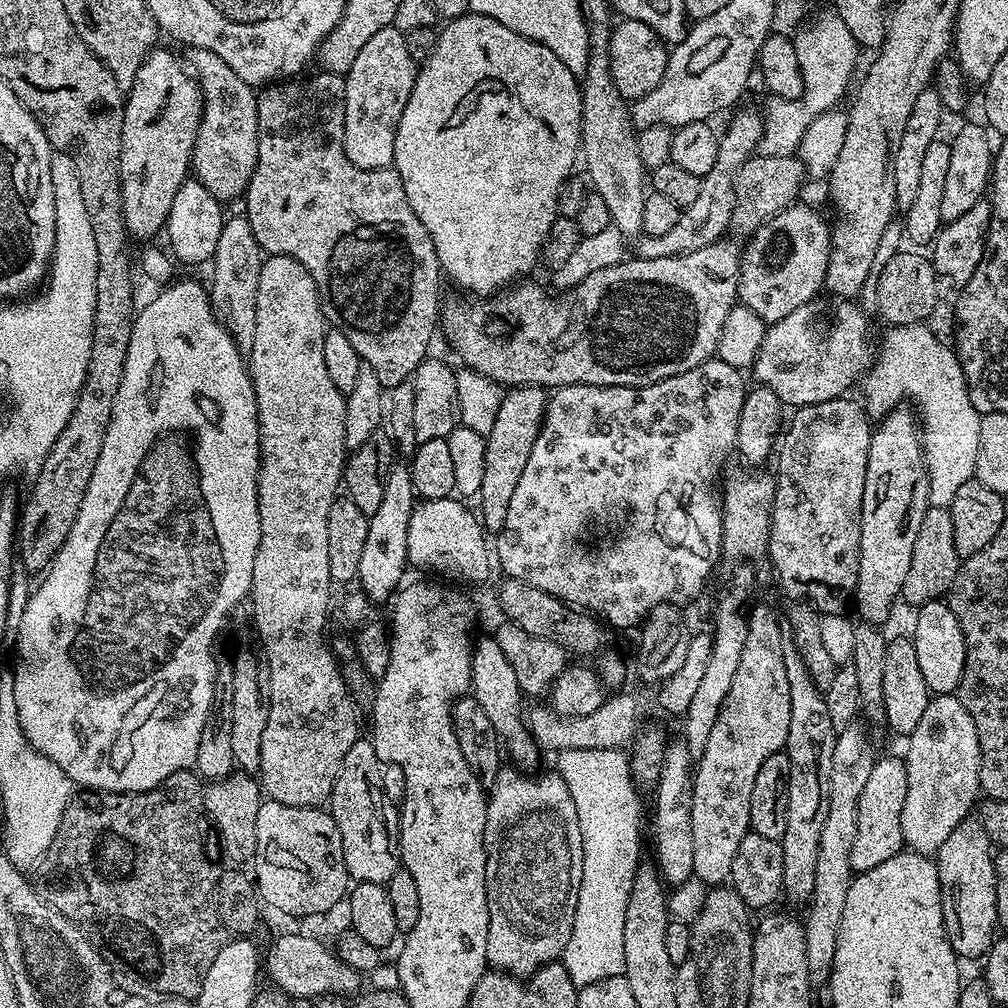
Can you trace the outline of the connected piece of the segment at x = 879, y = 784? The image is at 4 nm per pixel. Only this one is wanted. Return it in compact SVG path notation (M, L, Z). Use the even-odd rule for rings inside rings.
M899 755L877 759L870 770L866 786L862 786L862 798L858 800L858 834L854 834L852 871L859 874L874 870L886 858L894 858L905 851L902 834L902 806L906 802L906 766Z

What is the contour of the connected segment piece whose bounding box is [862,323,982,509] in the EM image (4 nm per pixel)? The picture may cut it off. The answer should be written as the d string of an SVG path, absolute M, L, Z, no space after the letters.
M923 323L889 327L880 357L863 377L862 403L872 418L883 418L893 408L911 402L922 425L924 461L928 464L929 505L951 509L954 494L976 474L980 449L980 413L970 402L960 359Z

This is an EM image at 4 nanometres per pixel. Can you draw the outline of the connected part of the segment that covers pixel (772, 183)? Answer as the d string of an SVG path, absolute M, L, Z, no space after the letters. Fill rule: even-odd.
M754 154L735 172L736 204L731 215L729 233L750 238L758 226L764 225L774 214L797 201L804 180L804 163L797 155Z

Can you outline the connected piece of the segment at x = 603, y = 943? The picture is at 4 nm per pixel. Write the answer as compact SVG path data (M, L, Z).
M568 748L555 757L555 771L560 773L574 798L582 830L584 861L574 930L562 963L577 986L593 984L606 978L623 976L624 951L622 926L626 922L626 902L634 882L640 856L640 796L632 779L629 757L618 748L586 750Z

